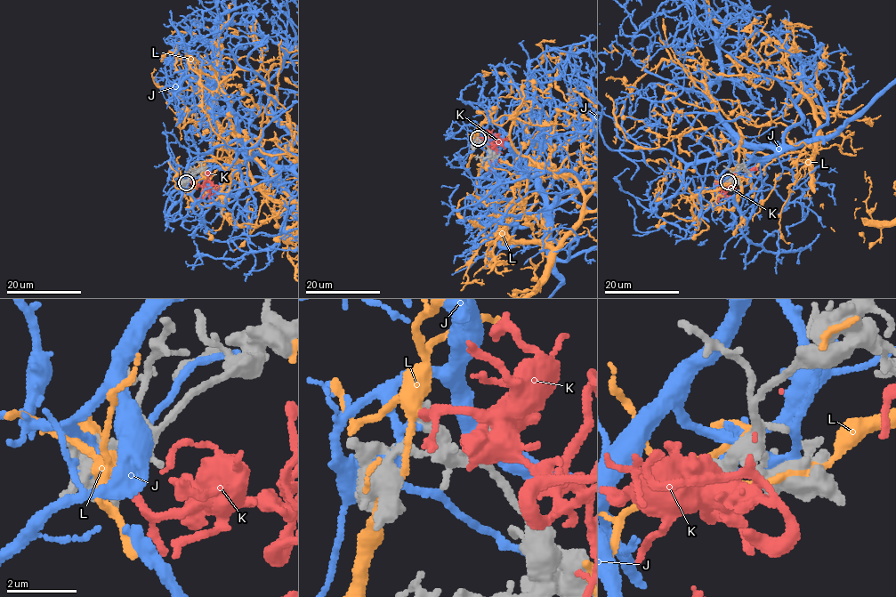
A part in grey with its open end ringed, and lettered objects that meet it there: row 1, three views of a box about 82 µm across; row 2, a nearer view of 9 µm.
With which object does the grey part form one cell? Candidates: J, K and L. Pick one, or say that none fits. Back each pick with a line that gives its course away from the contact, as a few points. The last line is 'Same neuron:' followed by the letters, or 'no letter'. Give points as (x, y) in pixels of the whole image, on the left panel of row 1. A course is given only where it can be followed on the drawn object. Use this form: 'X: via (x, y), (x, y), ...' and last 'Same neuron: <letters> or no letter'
K: via (186, 183), (189, 188), (199, 187), (206, 179), (207, 181), (201, 173)
Same neuron: K

